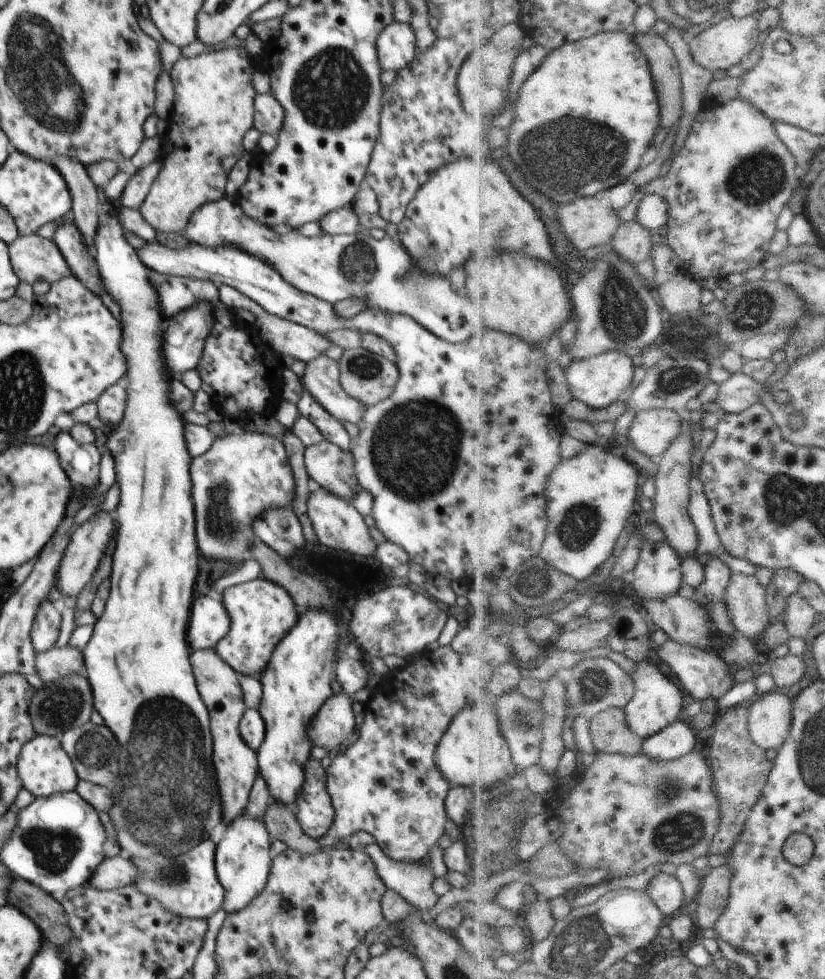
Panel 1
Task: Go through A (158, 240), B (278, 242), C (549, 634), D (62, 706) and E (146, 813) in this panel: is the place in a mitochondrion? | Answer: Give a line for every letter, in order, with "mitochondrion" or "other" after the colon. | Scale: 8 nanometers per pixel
A: other
B: other
C: other
D: mitochondrion
E: mitochondrion

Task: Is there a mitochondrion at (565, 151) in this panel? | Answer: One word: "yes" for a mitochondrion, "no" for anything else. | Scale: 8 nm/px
yes

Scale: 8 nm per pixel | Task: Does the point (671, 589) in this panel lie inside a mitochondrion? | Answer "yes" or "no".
no

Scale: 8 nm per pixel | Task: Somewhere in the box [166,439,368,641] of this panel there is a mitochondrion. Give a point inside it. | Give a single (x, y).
(222, 525)

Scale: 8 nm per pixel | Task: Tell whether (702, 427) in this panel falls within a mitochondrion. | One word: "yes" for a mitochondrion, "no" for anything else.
no

